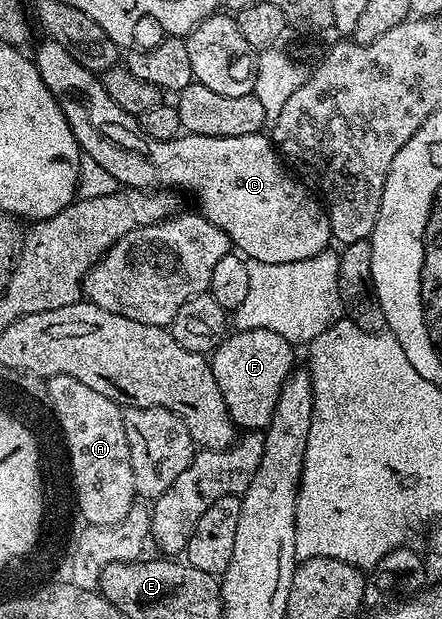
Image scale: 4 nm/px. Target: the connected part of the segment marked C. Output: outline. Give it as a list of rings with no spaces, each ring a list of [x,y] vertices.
[[[45,40],[38,46],[38,51],[32,54],[34,64],[40,72],[40,80],[44,80],[44,84],[48,88],[48,92],[52,92],[52,96],[56,100],[56,104],[60,106],[64,112],[64,116],[68,120],[68,124],[72,128],[72,136],[76,136],[78,147],[81,148],[83,155],[87,159],[90,158],[107,174],[110,178],[115,178],[122,188],[179,188],[178,186],[218,186],[218,190],[222,194],[230,194],[230,222],[234,226],[254,226],[254,255],[253,261],[263,262],[264,264],[288,264],[289,262],[299,262],[300,260],[308,260],[312,256],[316,256],[320,252],[324,252],[331,245],[330,237],[330,221],[326,215],[325,209],[320,205],[319,199],[293,173],[286,174],[287,167],[284,165],[283,159],[280,157],[273,141],[269,137],[265,138],[265,133],[259,132],[249,134],[248,136],[200,136],[189,132],[183,133],[181,136],[173,138],[165,142],[164,140],[152,140],[138,127],[138,119],[135,115],[124,112],[124,108],[120,108],[120,104],[116,104],[116,100],[112,100],[112,96],[108,96],[108,92],[104,88],[101,77],[78,64],[60,44],[53,40]]]

